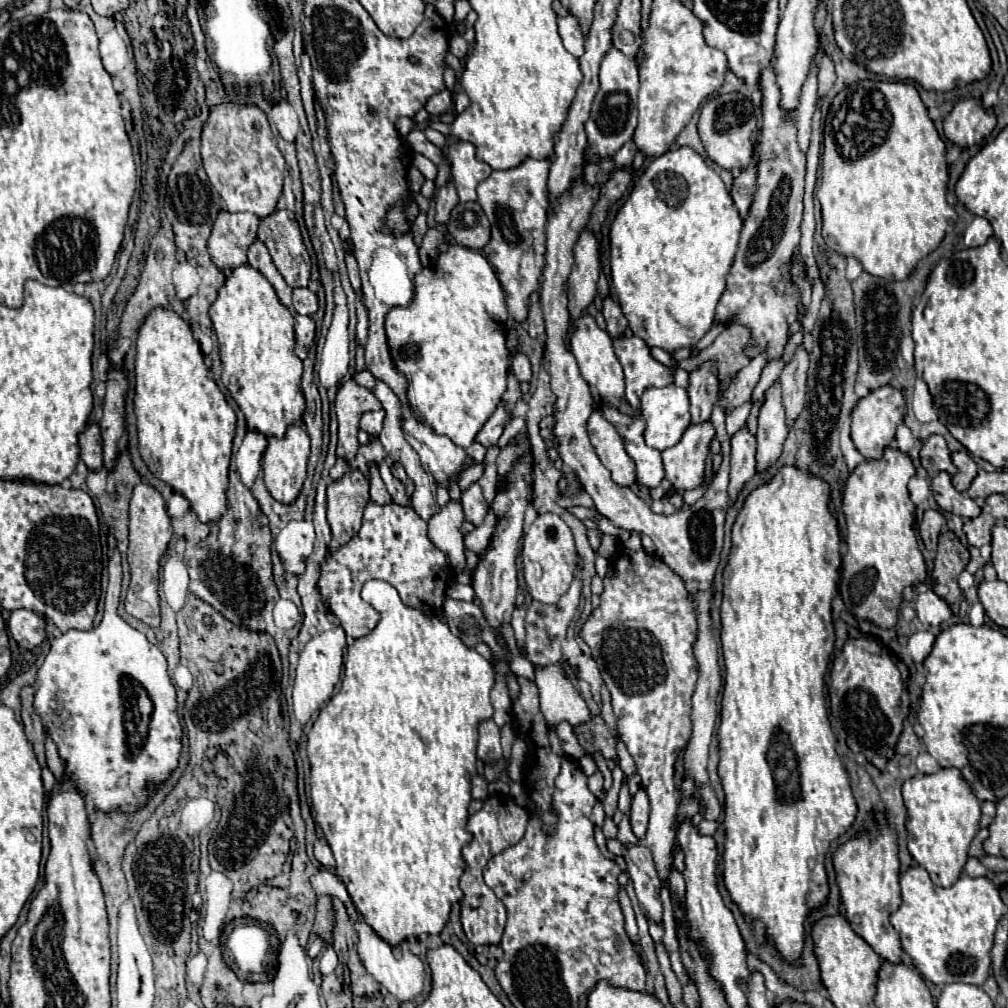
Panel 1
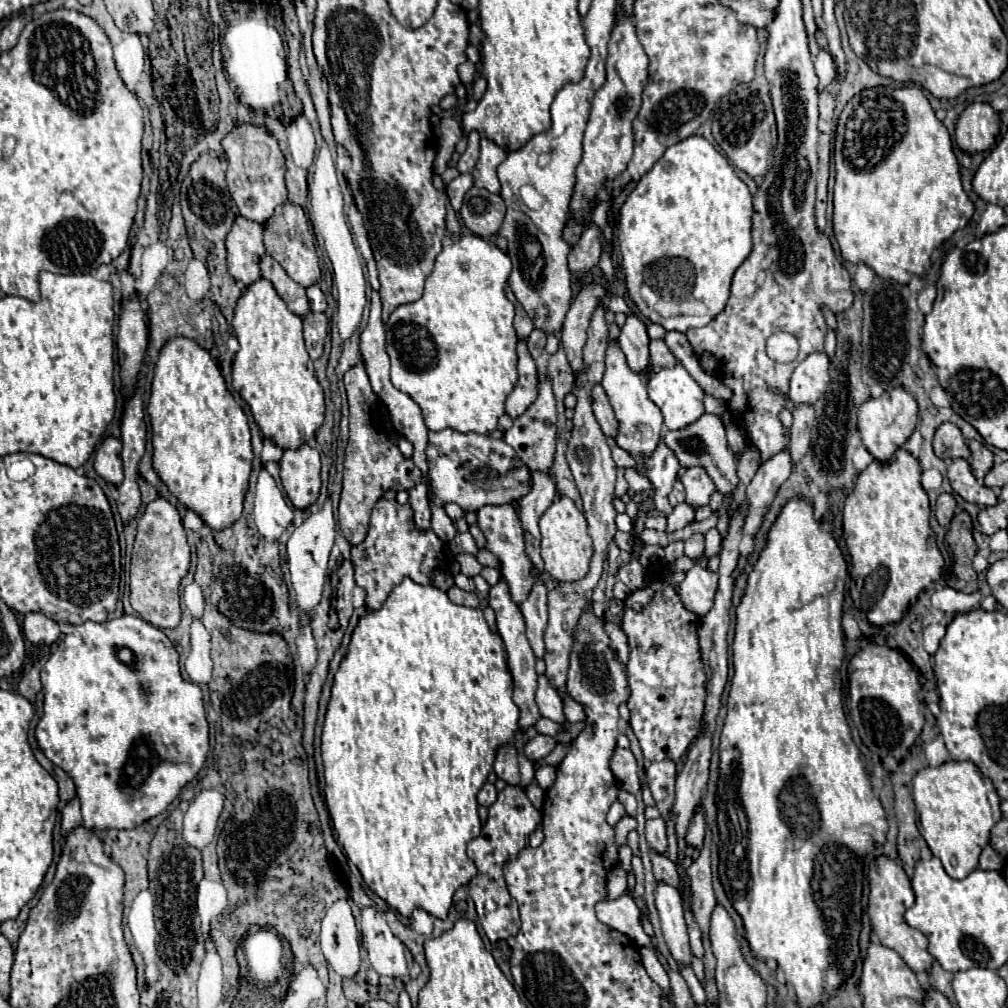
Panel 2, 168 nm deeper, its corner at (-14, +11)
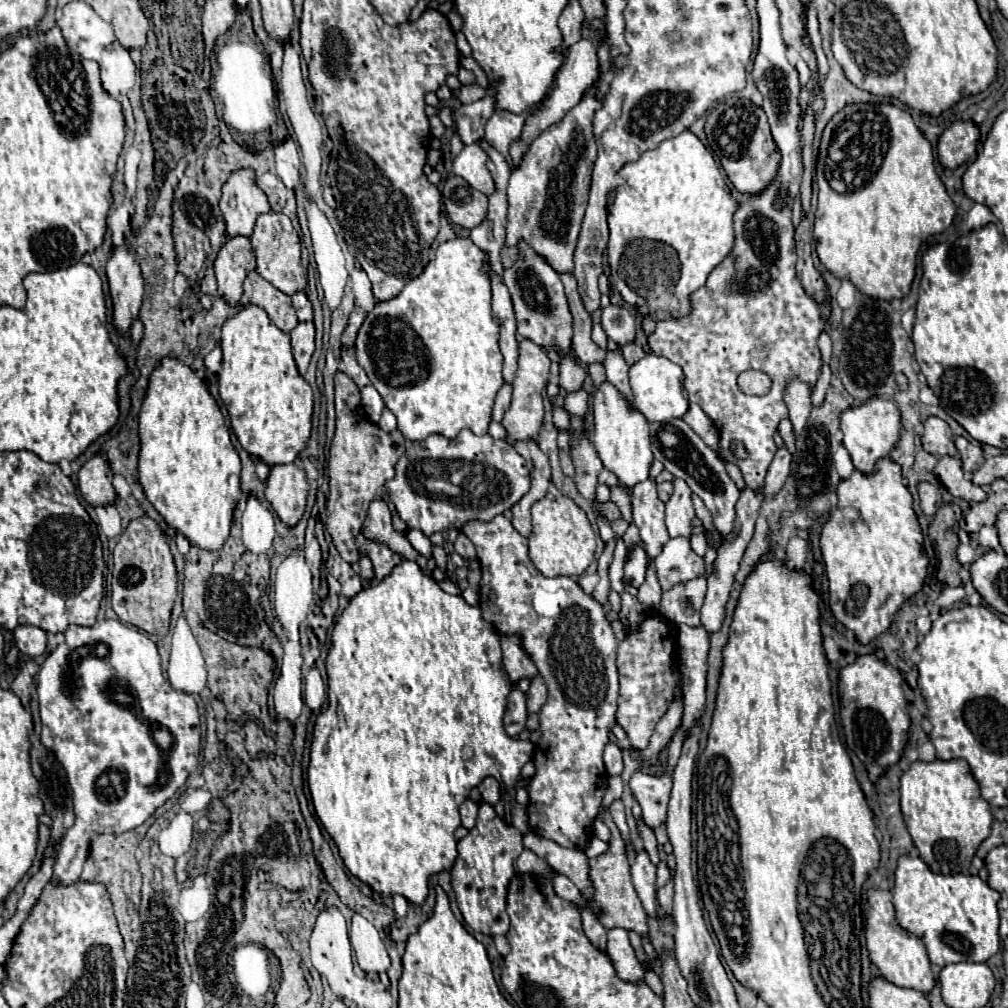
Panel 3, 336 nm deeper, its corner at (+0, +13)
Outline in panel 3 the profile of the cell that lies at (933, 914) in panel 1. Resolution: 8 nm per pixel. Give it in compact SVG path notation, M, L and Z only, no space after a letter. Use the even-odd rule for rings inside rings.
M902 855L898 859L896 869L896 885L894 885L894 907L896 907L896 921L916 937L928 945L928 957L934 965L944 967L958 961L988 961L992 955L1000 951L1000 937L998 937L998 901L1000 893L994 891L986 881L982 881L978 875L940 875L932 873L928 865L916 857Z

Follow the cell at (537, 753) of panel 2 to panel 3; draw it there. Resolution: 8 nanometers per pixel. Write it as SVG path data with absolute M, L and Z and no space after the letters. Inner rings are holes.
M433 556L428 559L426 569L422 569L416 561L402 559L382 581L364 587L350 599L350 605L342 611L336 621L332 633L332 647L326 657L326 671L328 671L328 709L320 713L314 725L312 749L310 749L310 767L308 767L308 787L314 803L314 811L322 825L334 839L340 849L340 857L344 865L356 875L360 881L368 883L374 891L382 895L404 895L410 903L422 905L428 895L428 879L434 873L450 869L456 861L456 839L454 831L460 827L458 807L466 801L472 787L482 783L486 777L494 777L500 783L500 793L510 793L510 801L506 803L506 825L514 825L520 829L522 835L530 831L526 805L516 803L516 781L518 781L518 767L522 769L530 759L534 745L530 741L516 741L506 735L502 725L502 715L506 711L508 693L514 689L512 681L502 673L502 649L500 649L500 635L486 625L478 607L468 605L462 595L448 595L440 589L434 581L431 572L436 568Z

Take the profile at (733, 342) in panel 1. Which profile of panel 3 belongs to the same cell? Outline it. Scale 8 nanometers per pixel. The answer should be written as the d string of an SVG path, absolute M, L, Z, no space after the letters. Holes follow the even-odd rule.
M630 343L630 345L622 347L622 355L624 355L624 359L626 359L628 365L634 365L636 361L640 361L640 359L646 355L646 351L644 351L640 345Z

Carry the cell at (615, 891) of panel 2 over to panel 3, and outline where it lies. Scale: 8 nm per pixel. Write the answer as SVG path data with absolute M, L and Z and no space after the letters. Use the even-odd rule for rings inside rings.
M584 909L582 927L584 927L584 933L586 933L586 937L590 939L590 943L592 943L596 949L606 951L606 929L596 921L596 917L594 917L588 909Z

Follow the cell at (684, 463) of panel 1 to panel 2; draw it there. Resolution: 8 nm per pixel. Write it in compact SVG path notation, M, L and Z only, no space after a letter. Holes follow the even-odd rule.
M688 467L682 477L680 477L684 489L686 489L686 501L692 507L700 507L706 505L712 491L714 491L714 483L712 479L708 479L708 473L704 471L704 467Z

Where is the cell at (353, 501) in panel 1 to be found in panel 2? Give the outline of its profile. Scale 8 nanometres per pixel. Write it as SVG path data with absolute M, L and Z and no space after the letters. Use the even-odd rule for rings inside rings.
M364 363L355 365L344 374L344 385L349 405L349 438L346 447L346 461L344 461L344 485L342 485L342 497L340 497L340 529L344 537L358 545L364 541L368 525L370 525L370 513L374 503L388 491L410 491L414 485L422 483L424 477L420 469L412 463L412 459L406 459L396 445L390 443L386 435L382 435L382 415L378 403L378 395L370 389L370 379L366 375Z

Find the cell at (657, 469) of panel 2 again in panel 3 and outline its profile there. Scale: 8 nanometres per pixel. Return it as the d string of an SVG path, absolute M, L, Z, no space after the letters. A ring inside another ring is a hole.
M652 479L636 485L632 495L634 525L640 531L640 543L652 565L670 539L664 525L664 503L658 499L656 483Z

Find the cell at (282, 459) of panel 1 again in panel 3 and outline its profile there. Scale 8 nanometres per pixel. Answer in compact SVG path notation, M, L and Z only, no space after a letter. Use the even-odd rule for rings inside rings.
M290 463L272 467L268 483L266 483L266 499L274 513L286 527L294 527L304 515L308 497L308 481L306 473Z

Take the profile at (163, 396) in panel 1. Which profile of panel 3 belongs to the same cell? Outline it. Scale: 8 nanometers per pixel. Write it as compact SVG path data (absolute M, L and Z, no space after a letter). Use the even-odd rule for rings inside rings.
M170 357L152 373L150 385L140 409L140 465L138 481L146 499L164 517L166 525L184 535L190 545L218 551L230 535L232 515L242 497L240 491L240 457L230 441L230 431L224 425L220 407L208 393L204 381L184 363Z

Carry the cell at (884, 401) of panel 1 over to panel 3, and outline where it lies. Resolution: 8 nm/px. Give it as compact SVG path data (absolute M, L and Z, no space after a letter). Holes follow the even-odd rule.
M872 397L866 405L848 409L840 417L840 431L844 433L844 447L850 453L854 467L862 473L872 473L874 463L882 457L888 457L900 435L900 411L894 401L884 397Z

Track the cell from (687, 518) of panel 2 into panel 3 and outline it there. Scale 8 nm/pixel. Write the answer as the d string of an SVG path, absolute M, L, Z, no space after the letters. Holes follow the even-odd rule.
M638 543L632 551L630 551L630 557L624 565L624 579L632 585L632 587L640 587L644 583L644 575L646 575L646 567L648 565L648 557L646 557L646 551L644 547Z

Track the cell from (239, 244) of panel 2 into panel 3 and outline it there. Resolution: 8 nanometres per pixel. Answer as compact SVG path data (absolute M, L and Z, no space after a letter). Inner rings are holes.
M228 237L214 263L218 289L228 305L240 305L242 301L242 281L256 267L256 257L252 253L250 241L246 237Z

